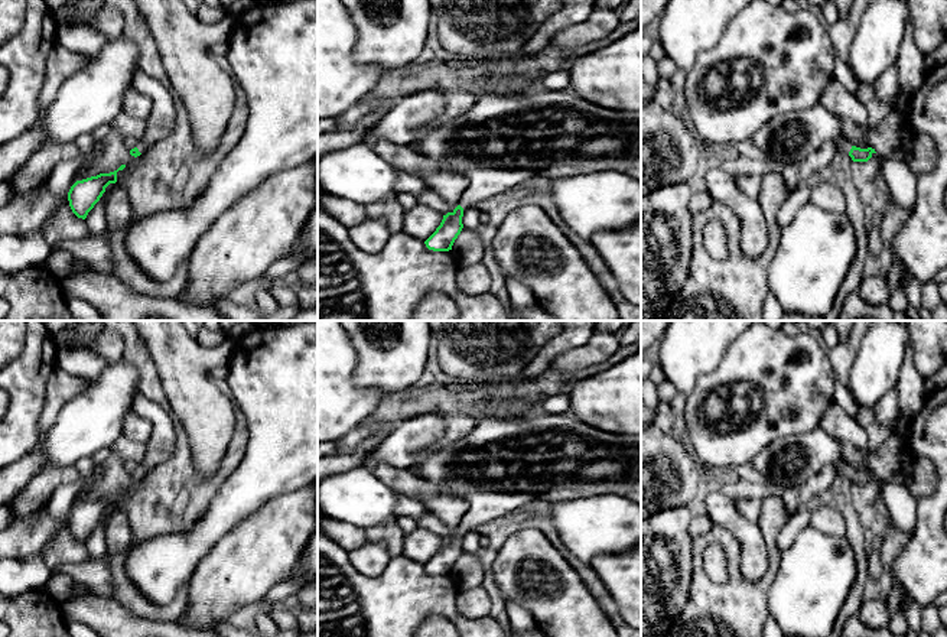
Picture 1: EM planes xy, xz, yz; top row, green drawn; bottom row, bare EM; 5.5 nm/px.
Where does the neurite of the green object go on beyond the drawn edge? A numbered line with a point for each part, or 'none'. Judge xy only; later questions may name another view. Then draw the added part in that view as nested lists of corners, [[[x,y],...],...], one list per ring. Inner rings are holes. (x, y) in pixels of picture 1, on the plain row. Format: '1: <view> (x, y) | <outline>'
1: xy (160, 447) | [[[140,390],[133,397],[133,407],[152,422],[152,435],[146,443],[146,454],[136,469],[140,477],[144,477],[173,456],[178,435],[172,415],[149,400]]]

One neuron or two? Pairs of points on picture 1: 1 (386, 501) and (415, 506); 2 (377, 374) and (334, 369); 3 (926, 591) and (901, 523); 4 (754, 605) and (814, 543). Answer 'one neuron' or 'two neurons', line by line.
1: two neurons
2: two neurons
3: two neurons
4: two neurons

